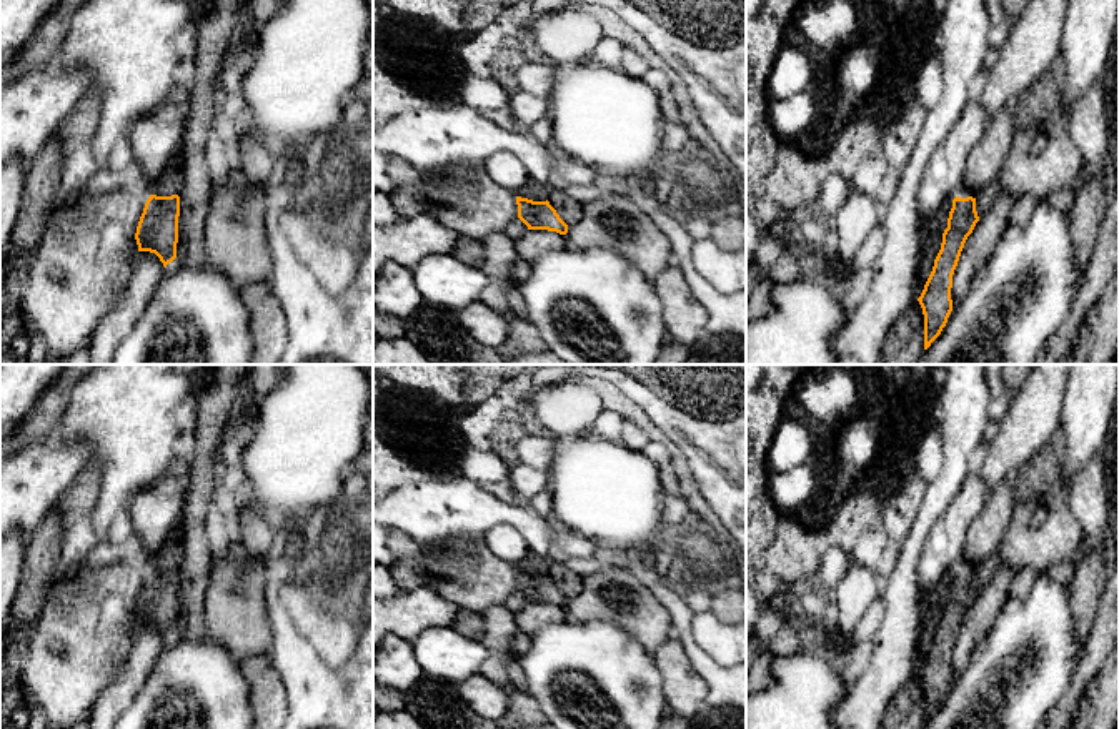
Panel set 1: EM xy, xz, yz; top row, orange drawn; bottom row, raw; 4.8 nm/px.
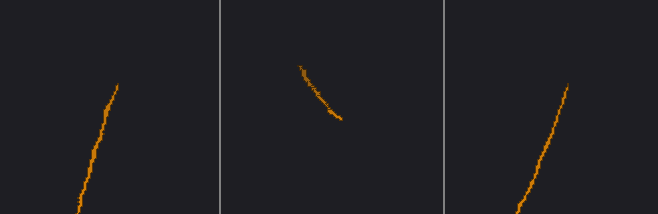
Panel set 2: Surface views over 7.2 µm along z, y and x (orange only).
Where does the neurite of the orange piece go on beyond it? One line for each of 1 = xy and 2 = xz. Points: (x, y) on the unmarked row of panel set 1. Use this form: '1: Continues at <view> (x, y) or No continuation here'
1: No continuation here
2: No continuation here

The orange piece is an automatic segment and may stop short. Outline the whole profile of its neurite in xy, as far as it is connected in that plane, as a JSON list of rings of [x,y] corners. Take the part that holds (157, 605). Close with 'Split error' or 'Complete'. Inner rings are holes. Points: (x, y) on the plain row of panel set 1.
[[[150,568],[137,599],[138,624],[155,626],[165,641],[177,631],[178,589],[178,568]]]. Complete

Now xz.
[[[516,569],[518,591],[528,599],[528,603],[548,603],[560,608],[568,606],[568,598],[560,591],[550,574],[533,574]]]. Complete

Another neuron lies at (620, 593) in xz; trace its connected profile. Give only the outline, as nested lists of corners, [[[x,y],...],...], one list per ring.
[[[616,559],[583,578],[583,588],[568,601],[566,612],[574,622],[613,621],[651,654],[673,634],[671,616],[654,598],[644,574],[634,564]]]

